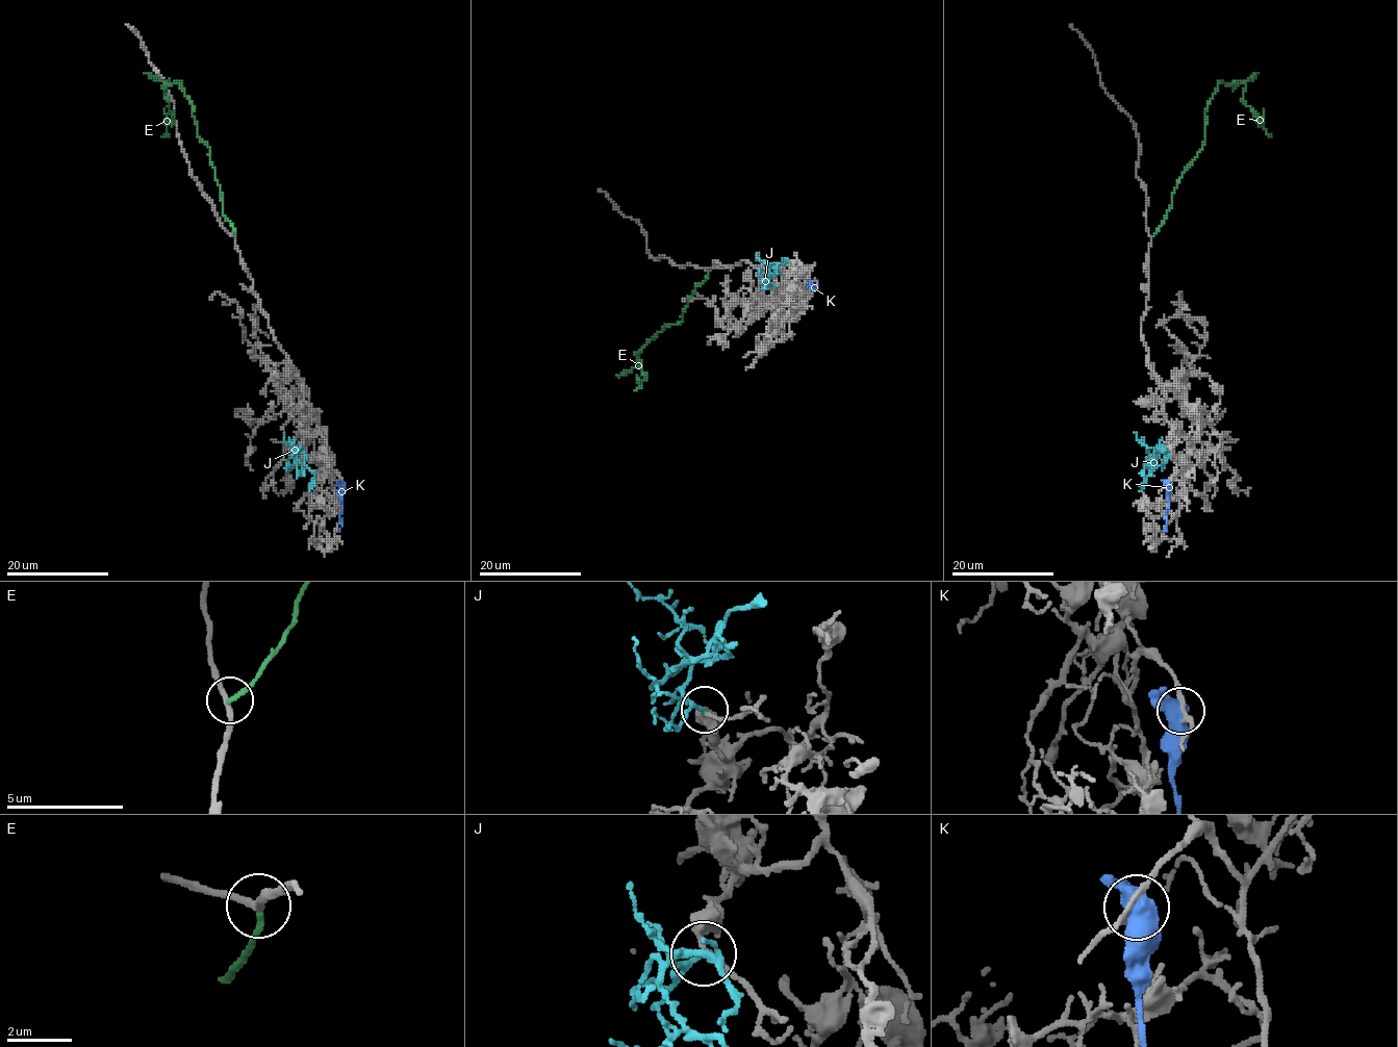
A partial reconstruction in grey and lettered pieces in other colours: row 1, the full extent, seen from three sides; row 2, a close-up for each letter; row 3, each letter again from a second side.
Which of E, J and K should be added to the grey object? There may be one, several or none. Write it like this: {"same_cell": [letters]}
{"same_cell": ["J"]}

